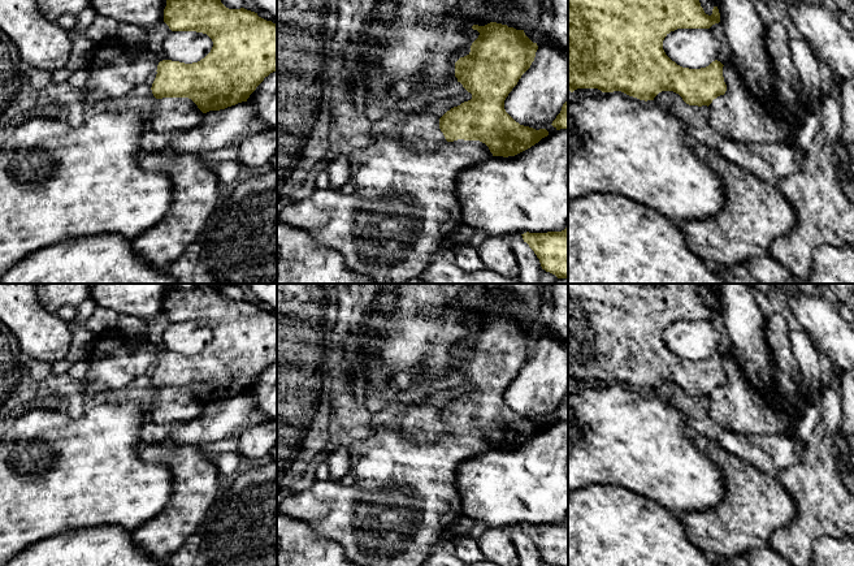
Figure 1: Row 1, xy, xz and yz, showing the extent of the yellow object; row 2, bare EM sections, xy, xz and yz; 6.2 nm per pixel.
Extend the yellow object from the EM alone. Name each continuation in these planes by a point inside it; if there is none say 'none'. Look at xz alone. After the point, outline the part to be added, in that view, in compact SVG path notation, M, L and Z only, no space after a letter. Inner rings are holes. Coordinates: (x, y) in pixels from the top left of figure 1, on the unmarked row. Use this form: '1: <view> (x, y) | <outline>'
none

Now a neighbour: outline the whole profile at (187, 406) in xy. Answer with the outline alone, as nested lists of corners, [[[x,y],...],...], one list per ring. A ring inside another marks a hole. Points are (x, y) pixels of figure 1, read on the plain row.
[[[162,389],[146,405],[146,412],[155,424],[182,423],[201,415],[204,405],[188,389]]]

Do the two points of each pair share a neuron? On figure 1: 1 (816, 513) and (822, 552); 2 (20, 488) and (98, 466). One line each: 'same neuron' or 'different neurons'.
1: different neurons
2: same neuron

